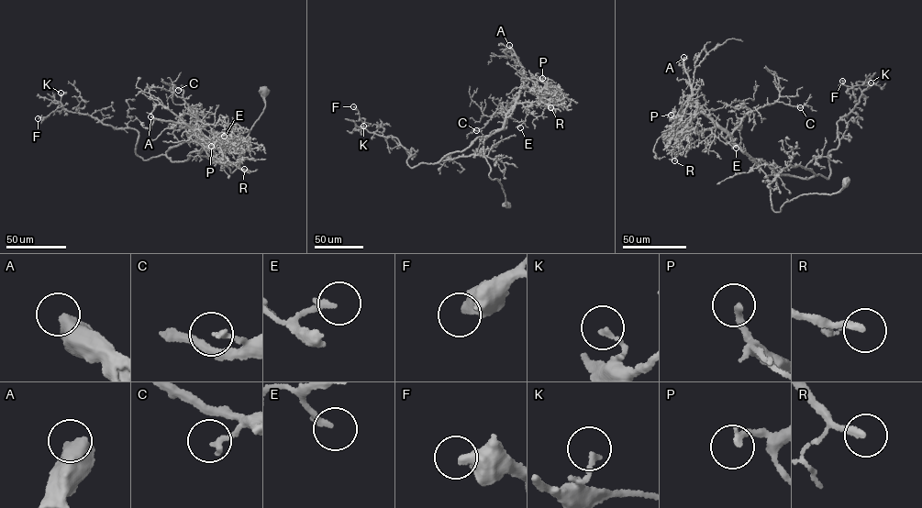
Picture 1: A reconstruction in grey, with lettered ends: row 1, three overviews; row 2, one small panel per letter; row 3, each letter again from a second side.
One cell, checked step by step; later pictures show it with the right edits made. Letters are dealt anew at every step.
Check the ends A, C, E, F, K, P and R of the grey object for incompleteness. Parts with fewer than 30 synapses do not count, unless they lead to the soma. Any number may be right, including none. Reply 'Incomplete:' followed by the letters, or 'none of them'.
Incomplete: A, R

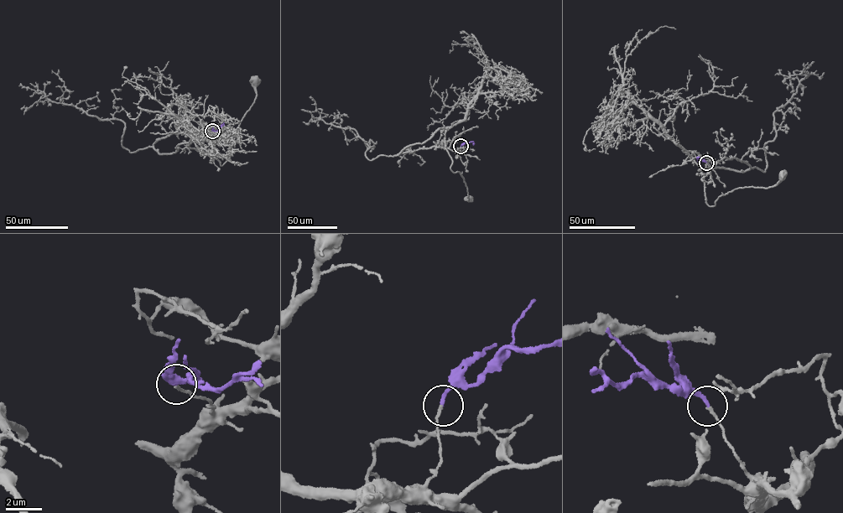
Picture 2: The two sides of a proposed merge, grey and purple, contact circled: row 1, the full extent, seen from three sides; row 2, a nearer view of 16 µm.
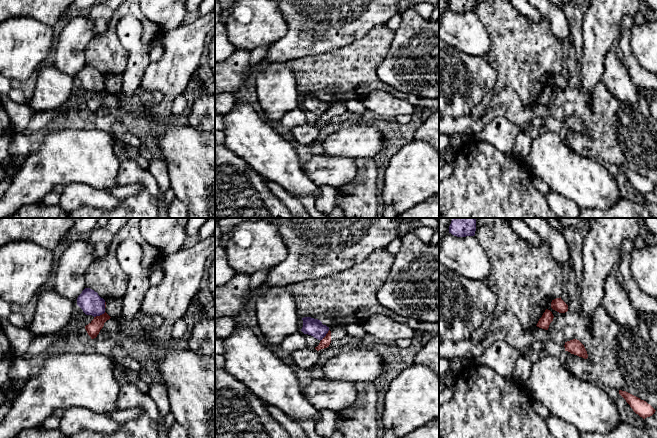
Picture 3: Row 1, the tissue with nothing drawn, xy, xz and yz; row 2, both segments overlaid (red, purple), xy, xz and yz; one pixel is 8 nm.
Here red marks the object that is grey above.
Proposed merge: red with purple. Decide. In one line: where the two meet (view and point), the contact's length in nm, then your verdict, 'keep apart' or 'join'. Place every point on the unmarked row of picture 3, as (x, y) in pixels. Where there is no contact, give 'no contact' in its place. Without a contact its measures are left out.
meets red in xy at (100, 91); contact 100 nm long; keep apart

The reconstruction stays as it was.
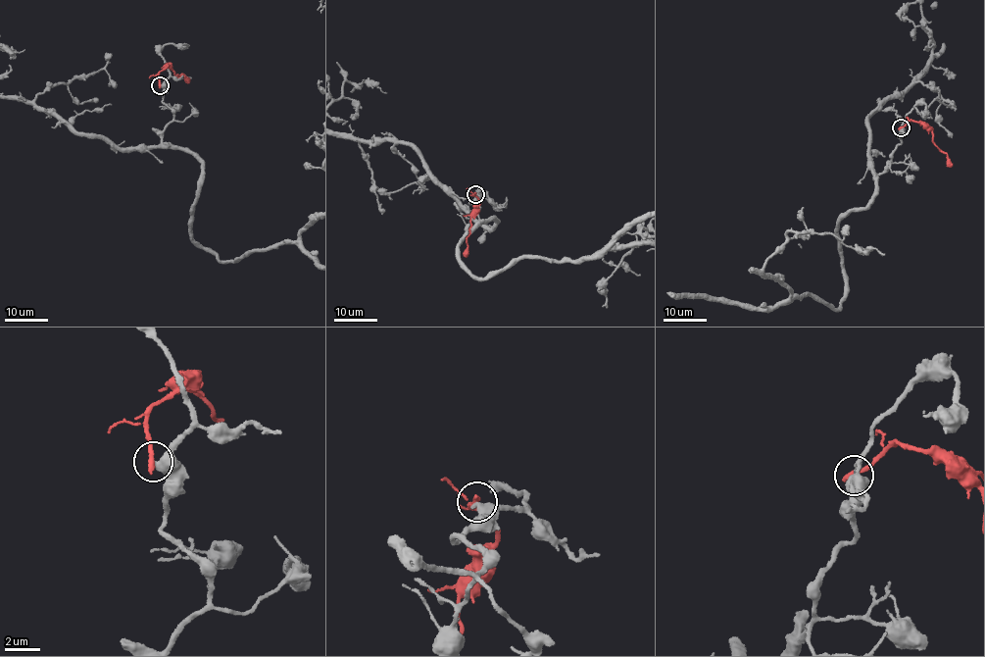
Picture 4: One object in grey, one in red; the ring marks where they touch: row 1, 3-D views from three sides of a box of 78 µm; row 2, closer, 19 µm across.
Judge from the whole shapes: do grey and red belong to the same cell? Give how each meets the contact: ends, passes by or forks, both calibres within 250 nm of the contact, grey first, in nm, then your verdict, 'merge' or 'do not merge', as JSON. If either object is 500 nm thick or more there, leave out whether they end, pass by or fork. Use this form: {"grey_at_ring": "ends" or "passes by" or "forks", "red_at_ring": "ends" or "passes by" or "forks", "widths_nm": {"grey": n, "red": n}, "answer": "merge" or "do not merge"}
{"widths_nm": {"grey": 500, "red": 320}, "answer": "do not merge"}

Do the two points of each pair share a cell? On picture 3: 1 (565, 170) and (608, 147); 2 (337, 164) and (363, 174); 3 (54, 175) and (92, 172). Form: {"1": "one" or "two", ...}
{"1": "two", "2": "two", "3": "one"}

